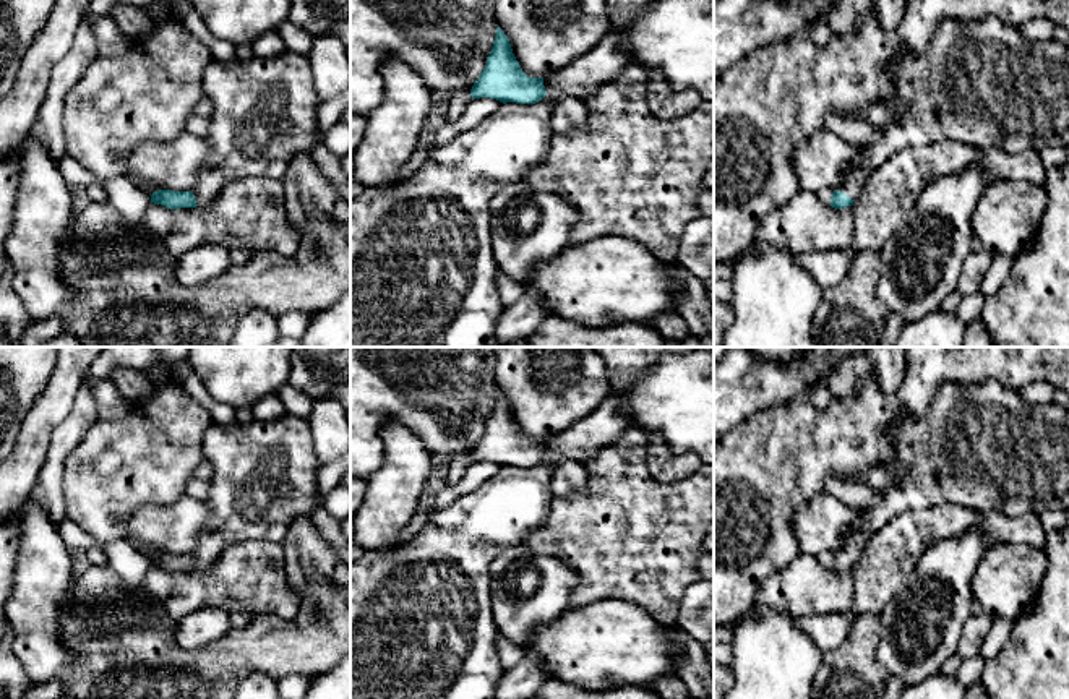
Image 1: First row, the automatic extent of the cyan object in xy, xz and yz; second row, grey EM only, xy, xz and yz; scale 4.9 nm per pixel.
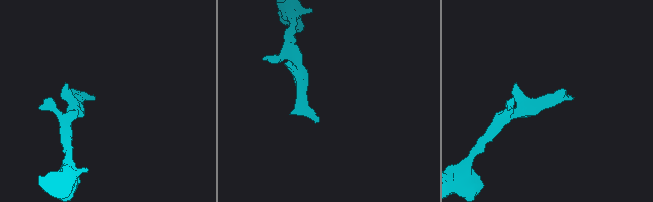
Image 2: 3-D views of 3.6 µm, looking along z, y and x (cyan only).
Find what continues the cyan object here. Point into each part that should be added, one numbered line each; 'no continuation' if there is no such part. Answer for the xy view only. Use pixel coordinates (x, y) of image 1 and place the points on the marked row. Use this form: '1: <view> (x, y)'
1: xy (263, 114)

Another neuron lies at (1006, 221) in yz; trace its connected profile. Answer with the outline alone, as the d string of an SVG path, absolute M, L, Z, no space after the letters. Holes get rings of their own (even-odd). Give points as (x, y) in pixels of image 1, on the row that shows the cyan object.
M994 178L972 214L977 245L991 256L1017 258L1037 240L1046 201L1045 187Z

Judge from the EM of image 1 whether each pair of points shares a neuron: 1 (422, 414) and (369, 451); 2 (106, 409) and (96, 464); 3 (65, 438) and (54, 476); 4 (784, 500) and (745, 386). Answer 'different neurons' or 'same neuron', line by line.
1: same neuron
2: different neurons
3: same neuron
4: different neurons

